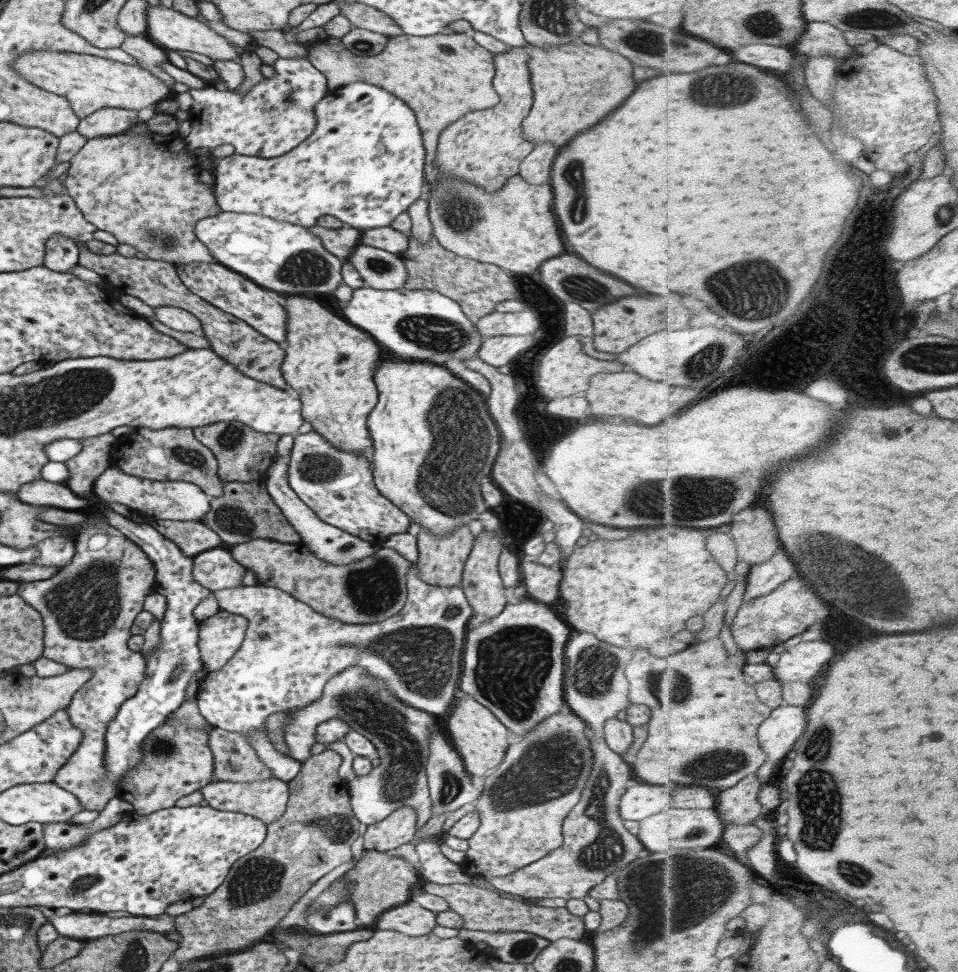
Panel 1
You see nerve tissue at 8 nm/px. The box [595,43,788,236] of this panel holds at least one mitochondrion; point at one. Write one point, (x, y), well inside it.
(721, 89)

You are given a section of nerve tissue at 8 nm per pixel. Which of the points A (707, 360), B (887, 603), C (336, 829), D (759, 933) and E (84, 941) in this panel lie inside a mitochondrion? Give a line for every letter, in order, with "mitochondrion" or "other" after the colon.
A: mitochondrion
B: mitochondrion
C: mitochondrion
D: other
E: other

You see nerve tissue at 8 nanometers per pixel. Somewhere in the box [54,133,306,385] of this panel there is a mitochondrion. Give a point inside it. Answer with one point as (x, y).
(169, 241)

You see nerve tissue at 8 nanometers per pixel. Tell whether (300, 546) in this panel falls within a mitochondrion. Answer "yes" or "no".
no

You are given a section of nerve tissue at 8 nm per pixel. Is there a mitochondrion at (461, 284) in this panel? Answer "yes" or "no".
no

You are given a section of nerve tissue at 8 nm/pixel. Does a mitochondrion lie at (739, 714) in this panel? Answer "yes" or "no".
no

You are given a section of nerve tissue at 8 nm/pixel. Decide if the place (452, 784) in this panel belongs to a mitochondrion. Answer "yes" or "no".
yes

